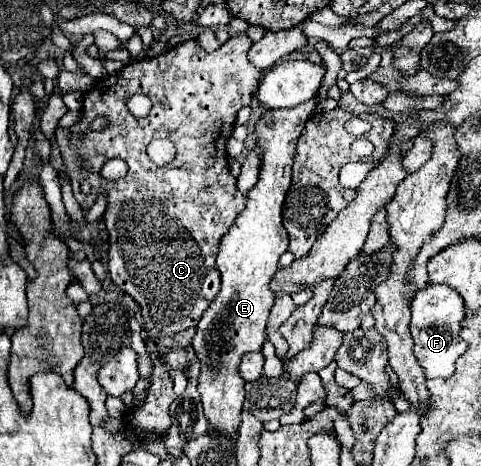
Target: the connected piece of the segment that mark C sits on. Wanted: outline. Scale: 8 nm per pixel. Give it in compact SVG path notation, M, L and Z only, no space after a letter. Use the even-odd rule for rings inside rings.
M240 33L236 37L230 37L214 53L206 53L196 41L184 41L158 57L152 57L152 59L144 57L132 65L126 65L116 75L108 75L104 79L94 81L94 87L84 95L82 119L70 129L56 131L62 161L68 169L74 197L80 203L80 207L88 211L100 193L108 201L104 221L110 233L110 251L108 251L110 279L124 293L130 293L130 297L140 305L140 313L144 321L142 325L144 325L144 331L148 333L148 353L150 353L154 367L152 367L150 385L146 391L146 401L134 407L132 411L124 413L124 429L128 429L126 435L132 433L136 443L144 441L146 435L160 437L172 425L168 409L170 409L170 403L176 399L176 393L172 389L170 369L166 363L162 363L160 349L156 347L156 343L160 337L170 337L188 327L198 325L202 313L214 301L218 293L216 253L218 253L220 239L228 233L236 217L246 207L246 195L238 191L236 179L230 175L230 169L228 169L226 141L232 135L232 125L234 125L238 109L244 105L250 105L254 97L254 89L258 87L258 81L262 79L262 69L256 69L248 61L250 47L252 47L252 41L248 39L248 35ZM136 93L142 93L152 99L152 111L144 119L134 119L126 107L126 99ZM98 117L106 117L108 127L104 127L102 131L92 131L92 121ZM72 133L82 135L82 141L76 149L70 147ZM158 137L172 141L176 147L174 161L162 167L154 165L146 155L148 143ZM78 157L84 157L90 161L88 171L82 171L78 167ZM110 159L124 159L128 165L128 173L118 181L106 181L100 175L100 169ZM80 179L88 179L92 185L92 191L88 195L80 191Z

